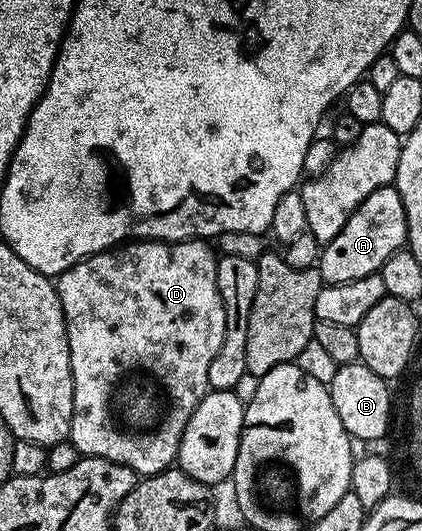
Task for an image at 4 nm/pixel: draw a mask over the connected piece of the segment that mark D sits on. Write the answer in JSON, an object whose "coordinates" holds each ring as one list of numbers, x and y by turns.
{"coordinates":[[206,239,177,240,131,240,106,252,98,252,86,256,69,270,57,277,59,301,63,307,63,317,69,338,69,358,73,370,73,418,71,419,71,435,69,441,77,449,80,457,96,456,109,462,117,462,121,466,129,466,140,477,156,476,176,463,181,446,181,434,185,434,185,426,197,410,201,398,209,391,209,366,213,358,217,358,217,350,221,350,221,342,225,338,225,306,221,302,221,294,217,286,217,252]]}

